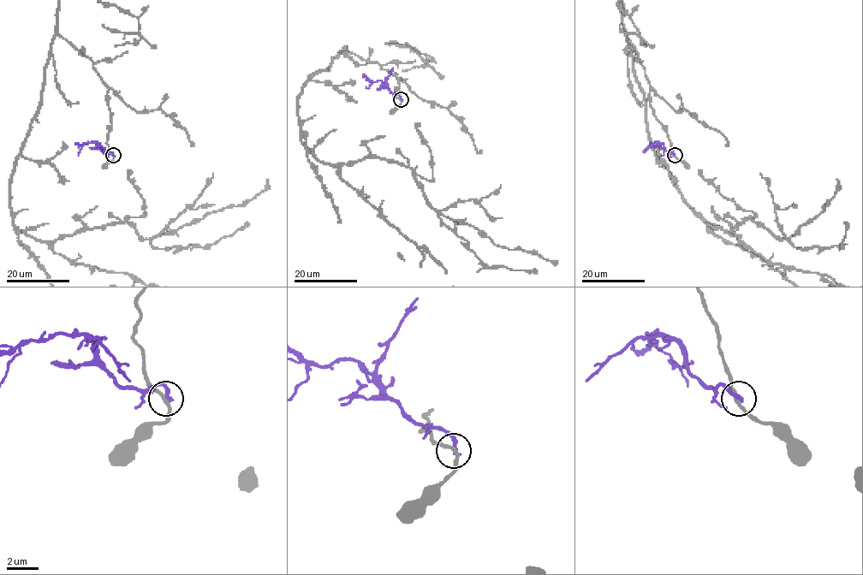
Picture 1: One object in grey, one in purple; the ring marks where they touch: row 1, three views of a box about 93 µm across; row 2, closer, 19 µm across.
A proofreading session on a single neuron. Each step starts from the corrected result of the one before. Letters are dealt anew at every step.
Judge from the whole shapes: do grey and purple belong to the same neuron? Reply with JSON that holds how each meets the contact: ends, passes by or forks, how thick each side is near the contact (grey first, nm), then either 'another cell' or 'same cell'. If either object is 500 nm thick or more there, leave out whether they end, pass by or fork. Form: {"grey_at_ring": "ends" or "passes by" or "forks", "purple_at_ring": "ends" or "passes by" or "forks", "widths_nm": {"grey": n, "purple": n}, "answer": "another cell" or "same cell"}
{"grey_at_ring": "passes by", "purple_at_ring": "ends", "widths_nm": {"grey": 200, "purple": 300}, "answer": "another cell"}

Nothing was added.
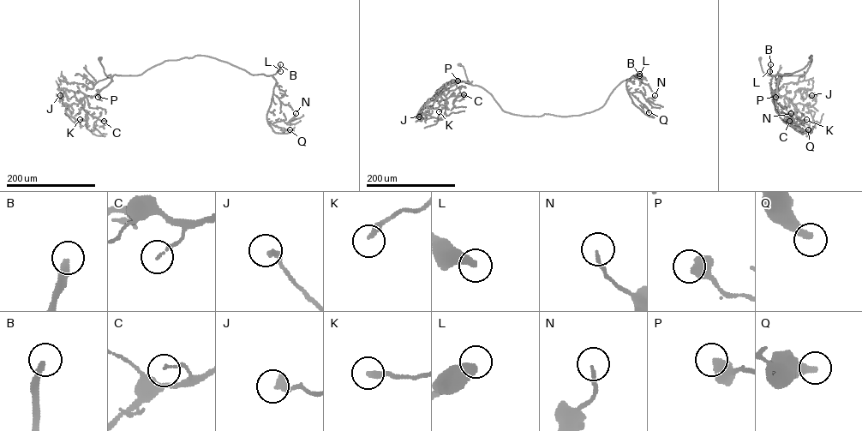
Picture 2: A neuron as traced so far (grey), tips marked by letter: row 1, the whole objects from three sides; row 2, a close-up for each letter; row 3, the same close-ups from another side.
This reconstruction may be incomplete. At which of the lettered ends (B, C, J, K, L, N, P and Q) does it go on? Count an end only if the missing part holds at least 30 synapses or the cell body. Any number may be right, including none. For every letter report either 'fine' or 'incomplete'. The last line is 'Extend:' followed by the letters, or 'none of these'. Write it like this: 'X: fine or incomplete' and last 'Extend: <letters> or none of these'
B: incomplete
C: fine
J: fine
K: fine
L: incomplete
N: fine
P: fine
Q: incomplete
Extend: B, L, Q

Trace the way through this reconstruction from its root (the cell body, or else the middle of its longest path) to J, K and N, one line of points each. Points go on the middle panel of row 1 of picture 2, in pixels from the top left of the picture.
J: (459, 64), (463, 67), (470, 84), (458, 81), (433, 100), (423, 104), (419, 116)
K: (459, 64), (463, 67), (470, 84), (458, 81), (443, 91), (441, 99), (447, 103), (439, 111)
N: (459, 64), (469, 84), (522, 116), (593, 111), (634, 75), (627, 90), (655, 95)

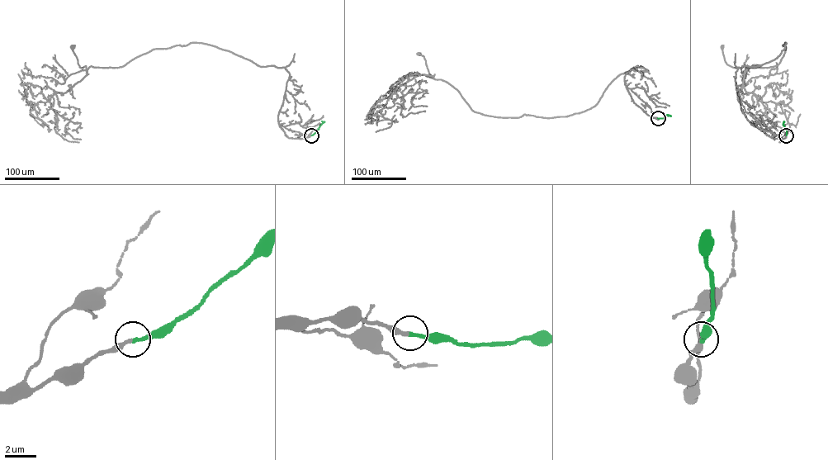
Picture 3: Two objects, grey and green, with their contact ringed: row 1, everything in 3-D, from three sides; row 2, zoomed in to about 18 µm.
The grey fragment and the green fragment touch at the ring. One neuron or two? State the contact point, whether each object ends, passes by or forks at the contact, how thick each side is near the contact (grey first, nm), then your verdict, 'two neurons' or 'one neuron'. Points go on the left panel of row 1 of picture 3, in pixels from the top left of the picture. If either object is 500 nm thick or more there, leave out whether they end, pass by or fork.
place (311, 135); grey ends; green ends; calibres 260 and 240 nm; one neuron

